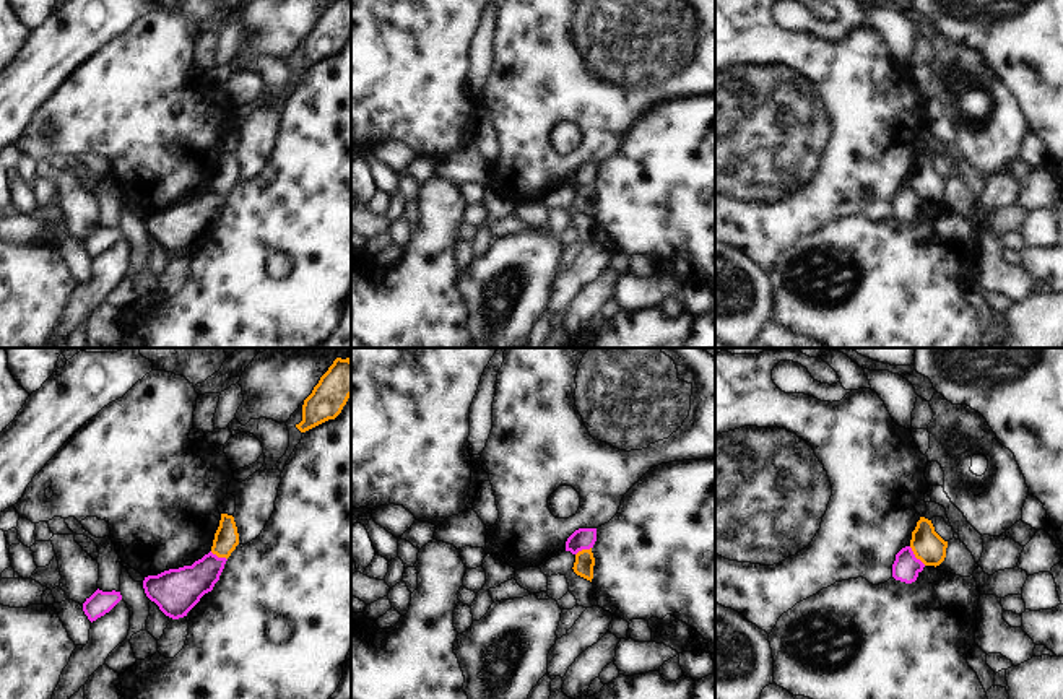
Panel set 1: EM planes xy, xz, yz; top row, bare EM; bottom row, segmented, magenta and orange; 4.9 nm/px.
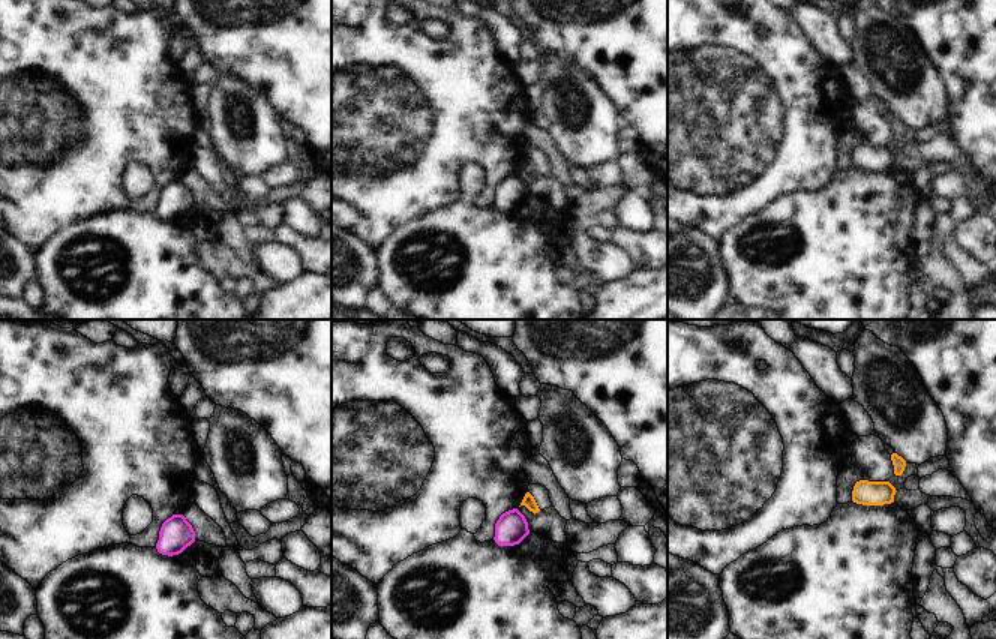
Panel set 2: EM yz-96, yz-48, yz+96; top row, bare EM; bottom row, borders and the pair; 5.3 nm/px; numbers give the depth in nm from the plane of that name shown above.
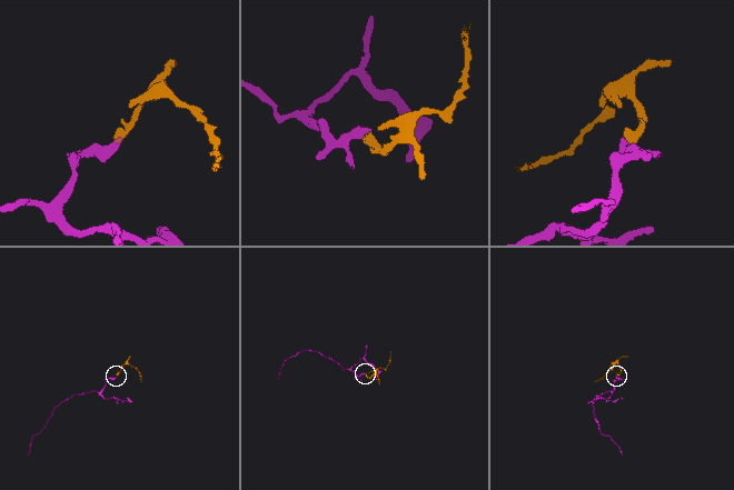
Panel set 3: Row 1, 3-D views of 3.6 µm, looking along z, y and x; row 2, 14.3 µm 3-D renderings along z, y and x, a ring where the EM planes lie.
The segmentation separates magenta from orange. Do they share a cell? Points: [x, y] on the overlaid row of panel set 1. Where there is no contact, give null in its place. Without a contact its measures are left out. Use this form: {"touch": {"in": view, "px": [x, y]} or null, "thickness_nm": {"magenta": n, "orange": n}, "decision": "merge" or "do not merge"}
{"touch": {"in": "yz", "px": [914, 556]}, "thickness_nm": {"magenta": 140, "orange": 160}, "decision": "do not merge"}

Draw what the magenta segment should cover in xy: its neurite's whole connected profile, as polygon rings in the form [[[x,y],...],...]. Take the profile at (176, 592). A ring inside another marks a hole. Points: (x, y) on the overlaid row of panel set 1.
[[[210,551],[192,566],[148,575],[143,580],[145,593],[166,616],[184,618],[205,593],[213,590],[226,561]]]

